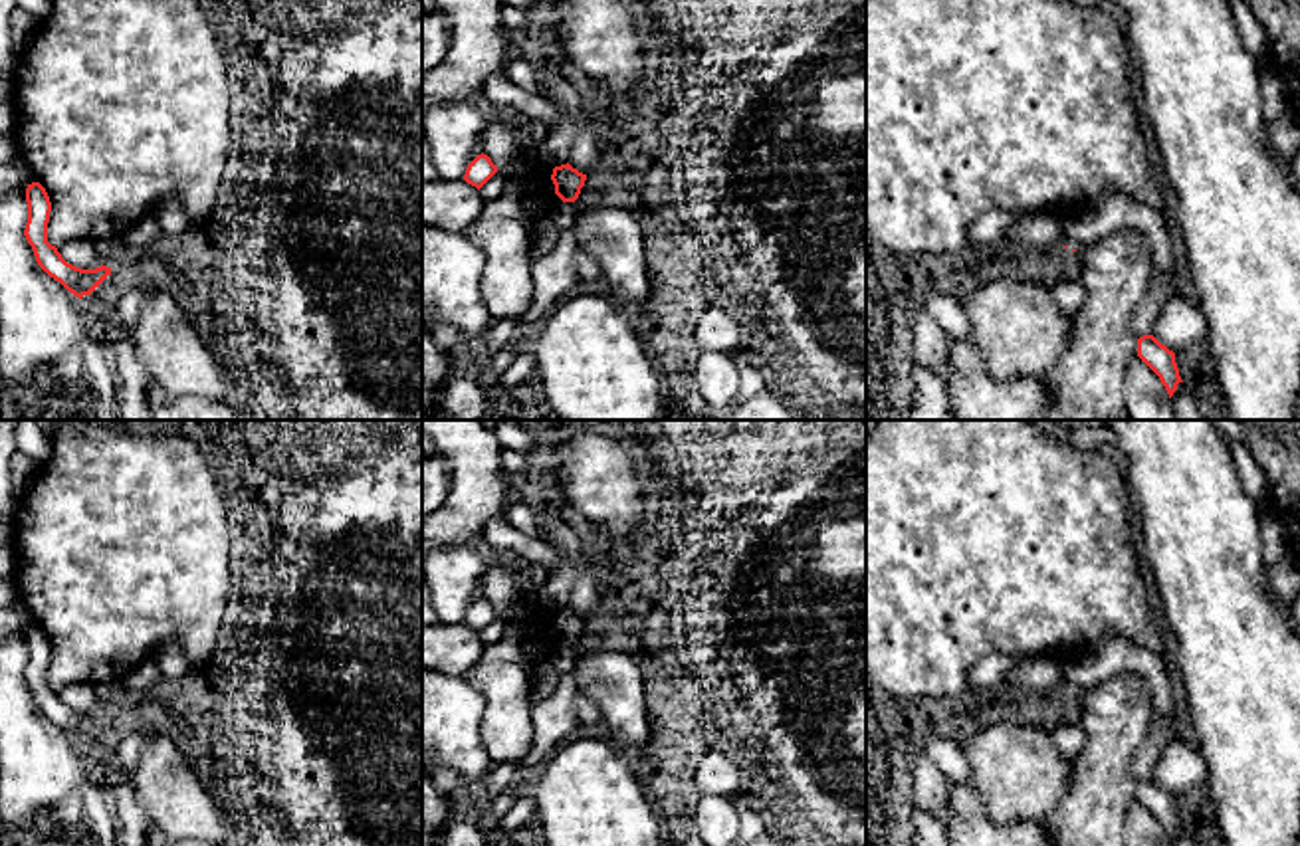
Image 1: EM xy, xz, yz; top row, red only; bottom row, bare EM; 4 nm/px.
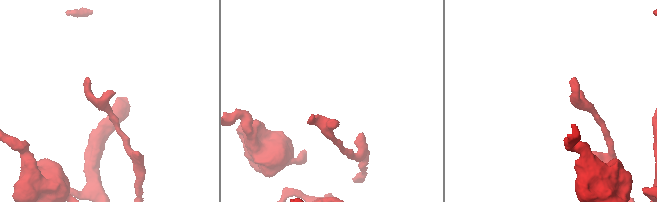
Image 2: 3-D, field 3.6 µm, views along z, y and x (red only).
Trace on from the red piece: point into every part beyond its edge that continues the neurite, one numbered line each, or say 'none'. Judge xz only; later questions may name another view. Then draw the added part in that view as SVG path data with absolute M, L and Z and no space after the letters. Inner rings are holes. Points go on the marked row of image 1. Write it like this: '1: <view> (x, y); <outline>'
none

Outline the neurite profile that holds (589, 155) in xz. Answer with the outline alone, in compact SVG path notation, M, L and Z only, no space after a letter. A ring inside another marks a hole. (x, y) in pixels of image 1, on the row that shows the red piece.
M537 63L539 83L559 99L577 125L577 137L569 157L569 164L583 174L600 174L606 168L606 143L591 129L589 107L579 89L565 77L555 75L549 63Z

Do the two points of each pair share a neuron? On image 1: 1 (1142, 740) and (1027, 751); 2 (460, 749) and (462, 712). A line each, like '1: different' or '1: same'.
1: different
2: same

